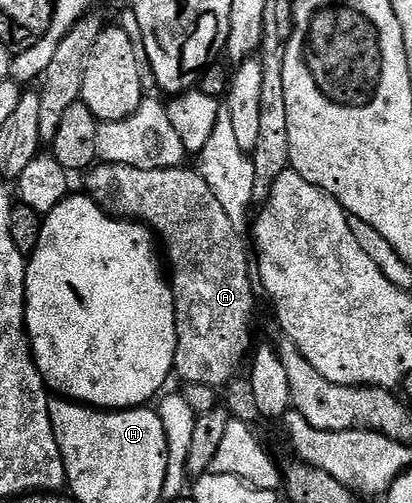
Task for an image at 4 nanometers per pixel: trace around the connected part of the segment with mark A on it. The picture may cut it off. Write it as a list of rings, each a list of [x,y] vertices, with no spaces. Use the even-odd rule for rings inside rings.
[[[97,163],[88,170],[89,178],[85,181],[84,192],[94,203],[111,217],[120,217],[127,221],[136,221],[146,225],[159,238],[160,244],[163,246],[163,257],[167,262],[167,273],[171,278],[171,288],[173,290],[173,302],[175,303],[175,323],[177,324],[177,346],[175,347],[175,359],[173,367],[176,376],[182,377],[182,382],[190,385],[211,385],[214,387],[222,387],[233,377],[233,372],[241,365],[241,360],[248,358],[251,353],[251,345],[249,349],[249,328],[253,325],[253,308],[256,307],[257,301],[253,298],[253,285],[249,282],[249,273],[251,277],[251,253],[243,242],[242,234],[235,231],[235,227],[231,227],[231,219],[227,219],[227,211],[223,211],[223,206],[219,204],[219,199],[215,199],[211,187],[207,187],[207,183],[201,177],[200,172],[196,168],[182,167],[167,170],[144,170],[142,168],[111,165]]]

